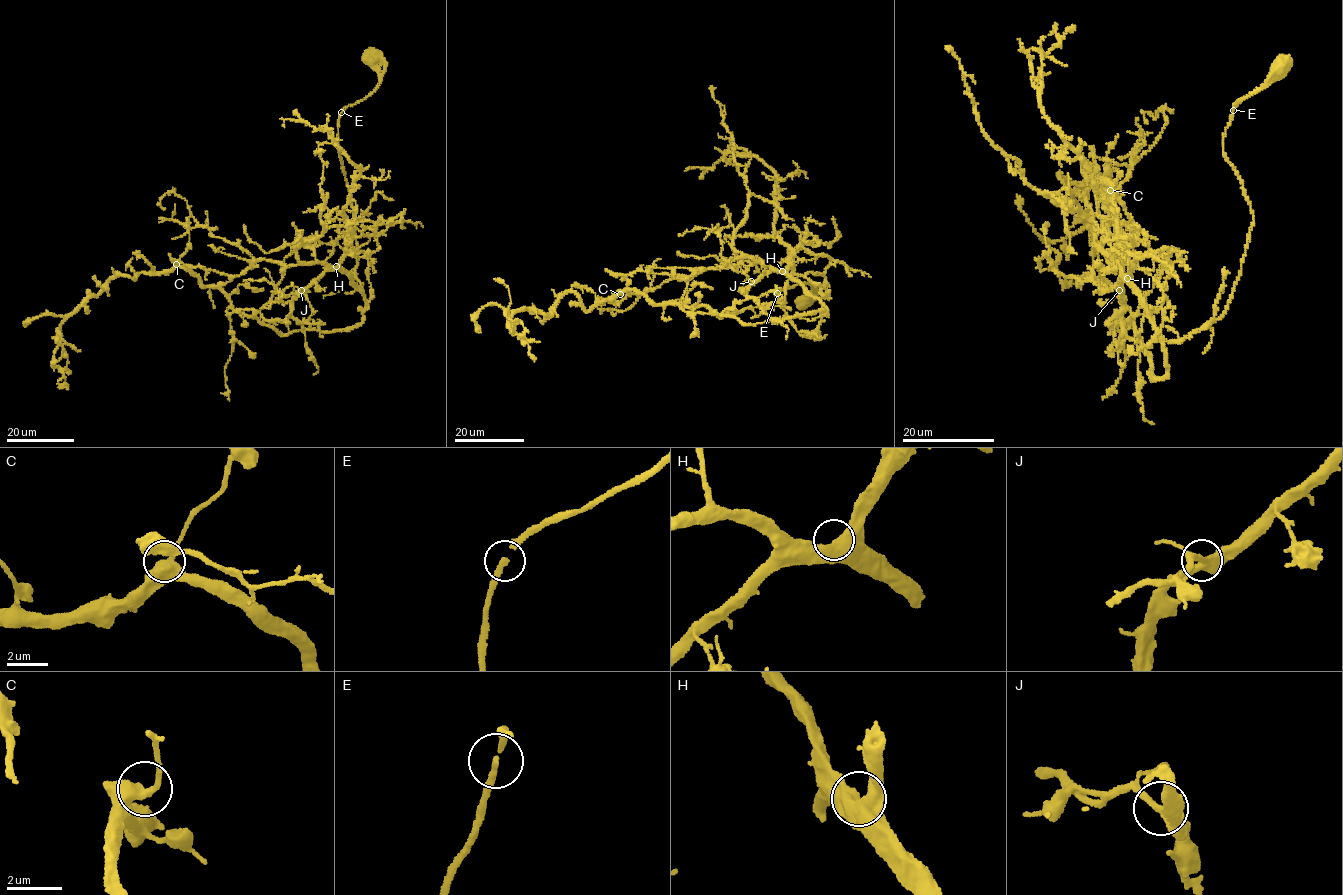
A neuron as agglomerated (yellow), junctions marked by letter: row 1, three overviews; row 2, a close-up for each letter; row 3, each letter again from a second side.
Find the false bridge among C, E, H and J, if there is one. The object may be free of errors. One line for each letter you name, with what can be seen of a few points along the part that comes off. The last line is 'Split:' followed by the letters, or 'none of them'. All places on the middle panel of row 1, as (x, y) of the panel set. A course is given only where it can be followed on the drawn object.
Split: none of them

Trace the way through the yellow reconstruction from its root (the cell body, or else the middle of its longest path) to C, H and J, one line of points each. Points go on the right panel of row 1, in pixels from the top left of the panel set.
C: (1283, 65), (1234, 104), (1222, 141), (1253, 215), (1228, 305), (1164, 341), (1157, 380), (1119, 299), (1110, 190)
H: (1283, 65), (1279, 75), (1234, 104), (1222, 141), (1253, 215), (1224, 313), (1167, 341), (1127, 278)
J: (1283, 65), (1279, 75), (1234, 104), (1222, 141), (1253, 215), (1224, 313), (1167, 341), (1122, 277), (1119, 290)

